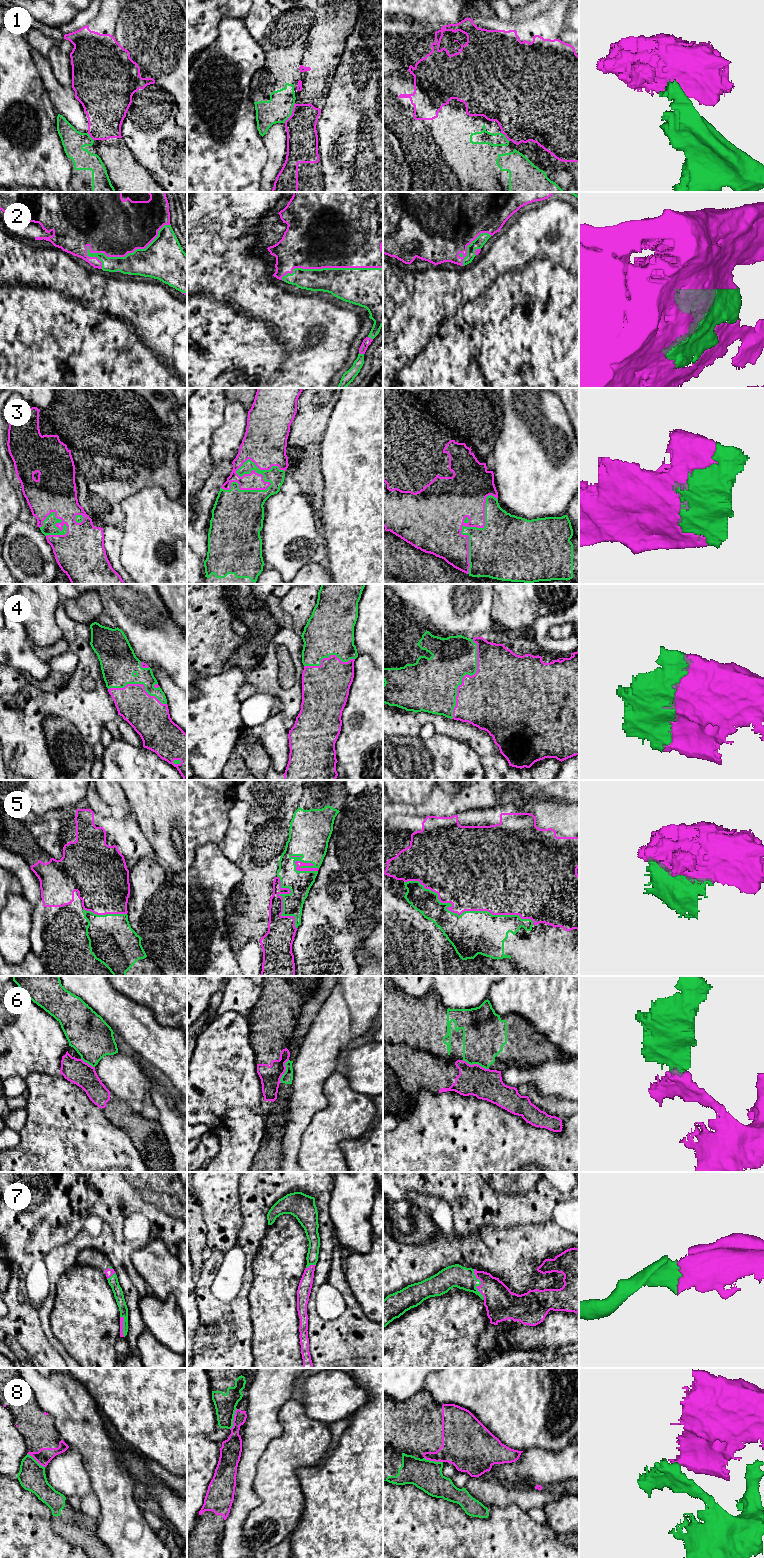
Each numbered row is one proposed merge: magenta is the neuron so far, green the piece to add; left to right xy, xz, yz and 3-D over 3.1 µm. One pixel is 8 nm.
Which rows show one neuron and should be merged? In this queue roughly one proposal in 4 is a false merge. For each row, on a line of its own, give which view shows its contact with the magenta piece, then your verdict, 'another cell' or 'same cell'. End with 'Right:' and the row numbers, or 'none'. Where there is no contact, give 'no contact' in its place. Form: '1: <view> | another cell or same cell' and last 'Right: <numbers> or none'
1: xz | another cell
2: xy | same cell
3: xz | same cell
4: yz | same cell
5: yz | same cell
6: yz | another cell
7: yz | same cell
8: xz | another cell
Right: 2, 3, 4, 5, 7

